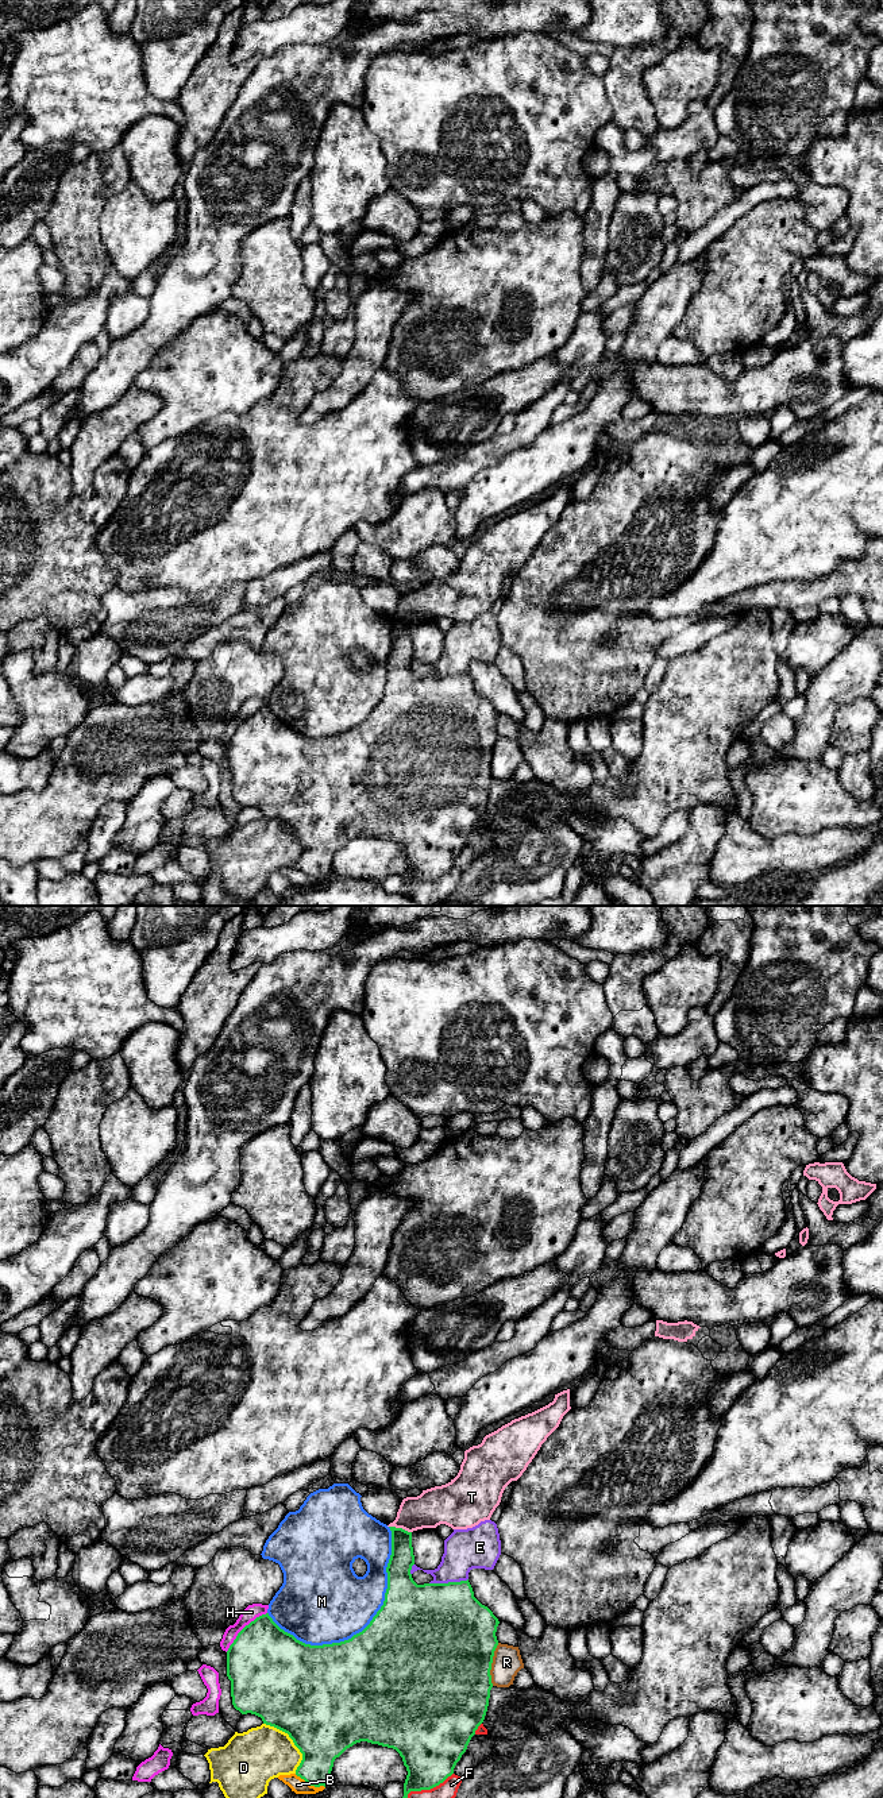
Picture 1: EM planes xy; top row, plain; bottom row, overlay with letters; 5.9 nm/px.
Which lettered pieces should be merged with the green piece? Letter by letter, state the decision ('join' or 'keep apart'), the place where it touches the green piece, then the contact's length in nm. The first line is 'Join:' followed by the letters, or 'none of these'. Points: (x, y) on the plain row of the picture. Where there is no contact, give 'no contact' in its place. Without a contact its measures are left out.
Join: none of these
B: keep apart | xy (309, 876) | 200 nm
D: keep apart | xy (293, 834) | 360 nm
E: keep apart | xy (448, 675) | 240 nm
F: keep apart | xy (427, 882) | 320 nm
H: keep apart | xy (243, 721) | 340 nm
M: keep apart | xy (369, 717) | 900 nm
R: keep apart | xy (490, 757) | 260 nm
T: keep apart | xy (400, 621) | 140 nm

